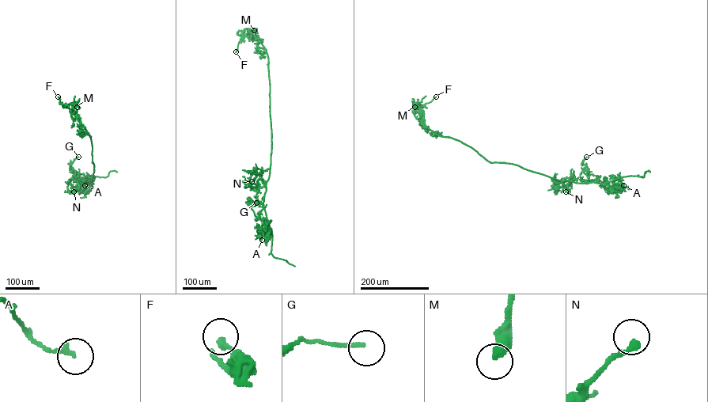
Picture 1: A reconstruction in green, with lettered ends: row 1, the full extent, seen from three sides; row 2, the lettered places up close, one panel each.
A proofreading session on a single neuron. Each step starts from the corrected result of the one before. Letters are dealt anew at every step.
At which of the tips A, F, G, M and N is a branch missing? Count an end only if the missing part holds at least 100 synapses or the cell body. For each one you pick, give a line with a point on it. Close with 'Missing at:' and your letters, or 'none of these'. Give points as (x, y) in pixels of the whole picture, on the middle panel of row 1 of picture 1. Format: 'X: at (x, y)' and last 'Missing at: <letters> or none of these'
Missing at: none of these

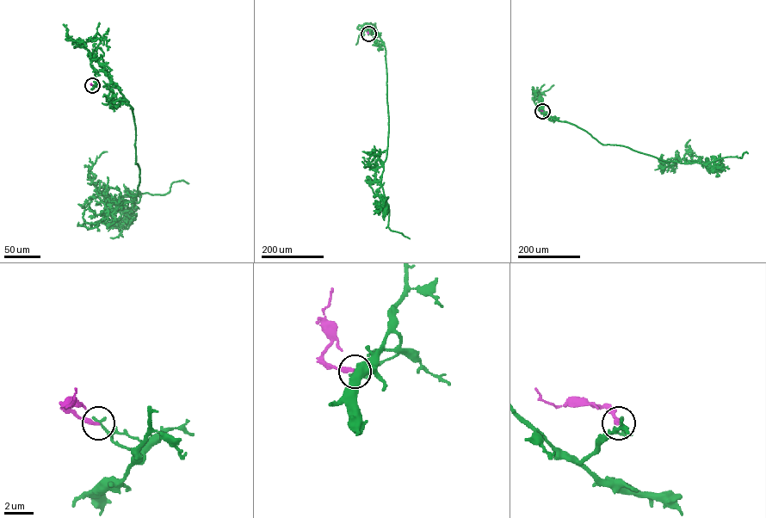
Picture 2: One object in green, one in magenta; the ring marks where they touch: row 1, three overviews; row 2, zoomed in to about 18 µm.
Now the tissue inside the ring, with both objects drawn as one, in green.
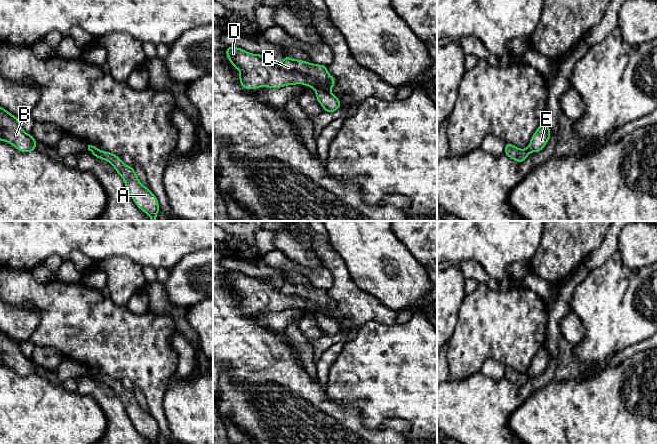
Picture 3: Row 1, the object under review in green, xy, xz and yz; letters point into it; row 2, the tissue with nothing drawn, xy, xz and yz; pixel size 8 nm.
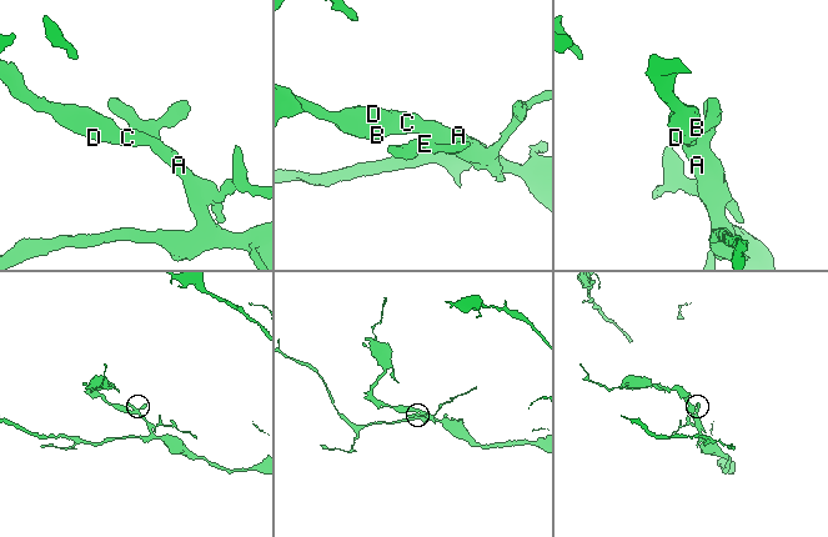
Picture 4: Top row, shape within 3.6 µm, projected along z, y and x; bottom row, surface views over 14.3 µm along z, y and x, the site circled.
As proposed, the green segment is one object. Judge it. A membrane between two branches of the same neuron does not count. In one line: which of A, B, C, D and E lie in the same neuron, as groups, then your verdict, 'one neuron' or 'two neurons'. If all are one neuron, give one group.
A B C D / E | two neurons

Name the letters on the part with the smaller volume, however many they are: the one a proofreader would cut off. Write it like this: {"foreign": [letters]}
{"foreign": ["E"]}

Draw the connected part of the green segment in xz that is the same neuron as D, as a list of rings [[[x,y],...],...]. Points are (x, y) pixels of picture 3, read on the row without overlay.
[[[227,270],[225,276],[232,290],[240,295],[239,306],[247,314],[303,308],[330,315],[336,307],[325,289],[285,279],[282,286],[276,287],[266,279],[253,278],[233,270]]]

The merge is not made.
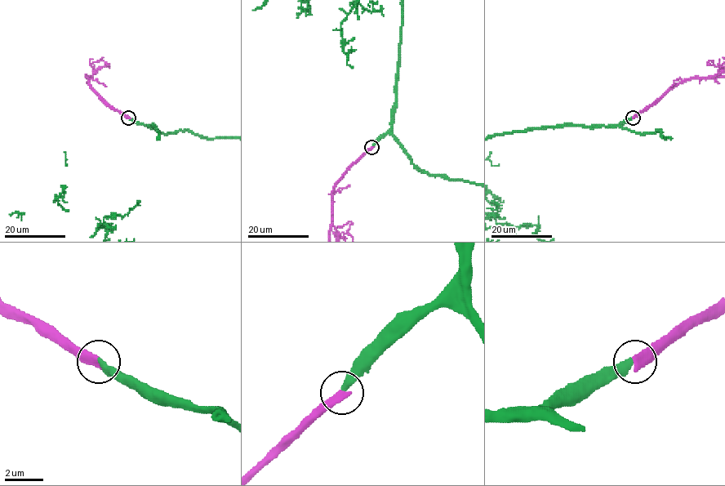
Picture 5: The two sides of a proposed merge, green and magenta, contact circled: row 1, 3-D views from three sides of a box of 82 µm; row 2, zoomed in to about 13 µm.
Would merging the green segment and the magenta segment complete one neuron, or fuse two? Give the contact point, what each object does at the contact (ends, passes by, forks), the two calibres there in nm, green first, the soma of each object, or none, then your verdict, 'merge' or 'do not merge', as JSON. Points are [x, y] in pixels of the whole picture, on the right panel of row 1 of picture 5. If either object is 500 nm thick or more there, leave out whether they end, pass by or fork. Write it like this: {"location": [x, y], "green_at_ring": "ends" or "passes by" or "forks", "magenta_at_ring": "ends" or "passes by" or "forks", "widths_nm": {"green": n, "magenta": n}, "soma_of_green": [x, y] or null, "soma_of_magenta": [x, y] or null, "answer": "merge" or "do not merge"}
{"location": [633, 118], "green_at_ring": "ends", "magenta_at_ring": "ends", "widths_nm": {"green": 380, "magenta": 440}, "soma_of_green": null, "soma_of_magenta": null, "answer": "merge"}

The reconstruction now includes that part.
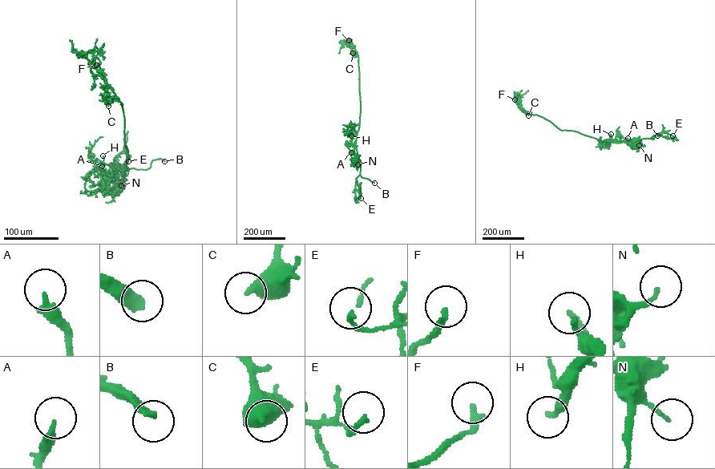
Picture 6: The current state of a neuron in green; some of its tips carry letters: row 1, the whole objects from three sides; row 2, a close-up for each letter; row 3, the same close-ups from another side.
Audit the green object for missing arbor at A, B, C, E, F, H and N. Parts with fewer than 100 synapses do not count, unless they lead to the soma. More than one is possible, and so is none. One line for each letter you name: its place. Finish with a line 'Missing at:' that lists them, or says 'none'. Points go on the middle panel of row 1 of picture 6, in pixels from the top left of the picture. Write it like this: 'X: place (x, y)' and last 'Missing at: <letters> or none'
B: place (374, 183)
Missing at: B

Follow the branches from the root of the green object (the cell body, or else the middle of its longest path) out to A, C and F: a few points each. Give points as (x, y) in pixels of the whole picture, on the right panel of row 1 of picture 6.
A: (584, 135), (616, 143), (620, 143), (621, 137), (628, 138)
C: (584, 135), (561, 130), (543, 118), (528, 113), (531, 112), (528, 115)
F: (584, 135), (561, 130), (543, 118), (527, 112), (515, 99)

